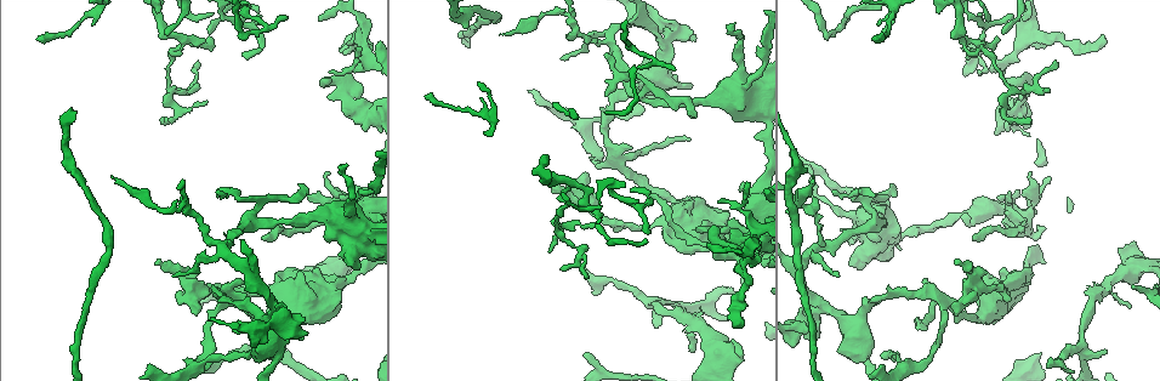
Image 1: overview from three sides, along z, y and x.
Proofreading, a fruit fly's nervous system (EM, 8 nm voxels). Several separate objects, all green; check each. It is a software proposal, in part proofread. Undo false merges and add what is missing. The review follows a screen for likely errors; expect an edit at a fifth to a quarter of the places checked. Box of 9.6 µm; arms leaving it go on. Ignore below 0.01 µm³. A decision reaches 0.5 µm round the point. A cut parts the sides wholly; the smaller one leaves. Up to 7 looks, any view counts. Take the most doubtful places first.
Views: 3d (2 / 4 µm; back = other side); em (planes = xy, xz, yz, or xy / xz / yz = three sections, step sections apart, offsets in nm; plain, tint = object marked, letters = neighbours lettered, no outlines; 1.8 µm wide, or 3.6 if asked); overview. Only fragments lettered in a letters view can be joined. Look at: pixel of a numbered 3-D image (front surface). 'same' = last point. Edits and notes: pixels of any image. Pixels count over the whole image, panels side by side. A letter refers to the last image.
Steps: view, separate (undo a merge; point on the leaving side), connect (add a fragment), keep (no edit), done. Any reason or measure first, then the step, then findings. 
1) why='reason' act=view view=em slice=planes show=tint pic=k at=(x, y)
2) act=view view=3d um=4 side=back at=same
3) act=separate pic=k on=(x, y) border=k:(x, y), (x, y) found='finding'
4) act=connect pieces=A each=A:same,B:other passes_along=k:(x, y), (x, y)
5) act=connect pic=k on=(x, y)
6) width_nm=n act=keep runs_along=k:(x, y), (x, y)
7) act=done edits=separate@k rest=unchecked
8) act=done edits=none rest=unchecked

why='abrupt turn' act=view view=3d um=4 side=back pic=1 at=(358, 229)

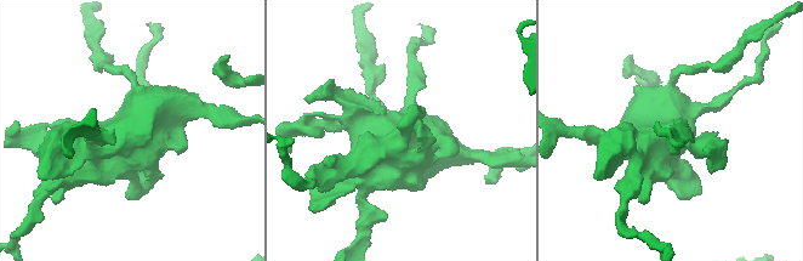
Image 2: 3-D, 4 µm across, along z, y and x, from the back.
why='need the tissue' act=view view=em um=3.6 slice=planes show=letters at=same

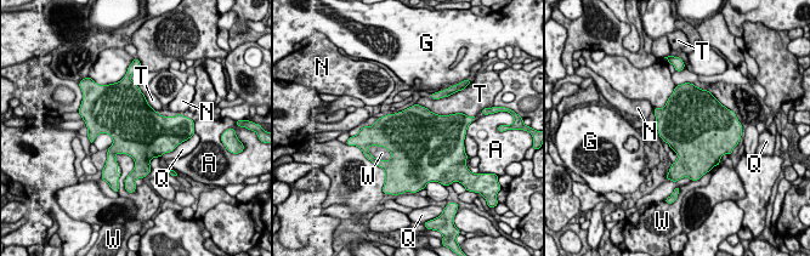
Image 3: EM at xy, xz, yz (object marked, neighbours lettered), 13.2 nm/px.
act=keep each=A:other,G:other,N:other,Q:other,T:other,W:other border=3:(117, 152), (134, 160), (131, 171) found='all the same cell'

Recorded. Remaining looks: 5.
why='branch stops here' act=view view=3d um=2 side=back pic=1 at=(1105, 352)

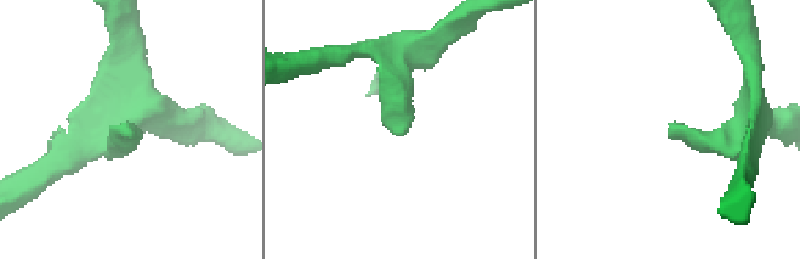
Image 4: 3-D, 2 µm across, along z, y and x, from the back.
why='now the EM' act=view view=em slice=planes show=letters pic=4 at=(390, 131)

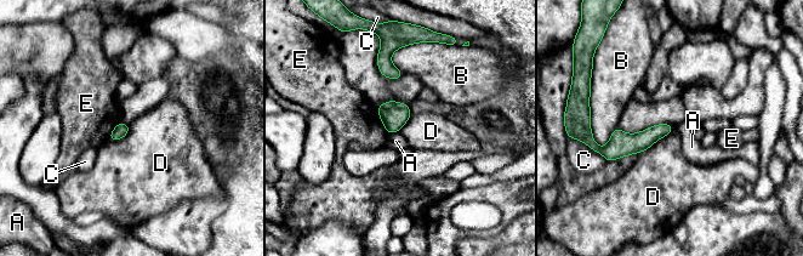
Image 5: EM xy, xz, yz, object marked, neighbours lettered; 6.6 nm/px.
act=keep each=A:other,B:other,C:other,D:other,E:other runs_along=5:(668, 128), (639, 142), (603, 151) found='none of them fits'

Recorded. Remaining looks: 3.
why='thin end' act=view view=3d um=4 pic=1 at=(590, 222)

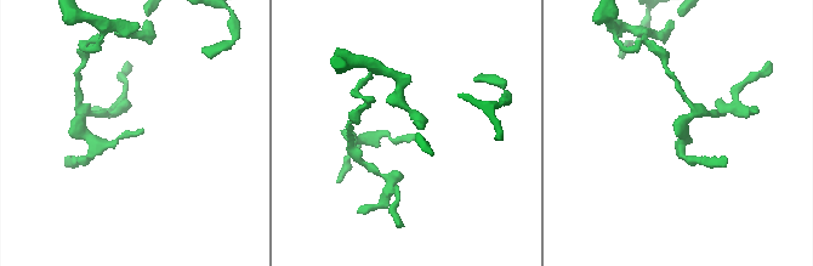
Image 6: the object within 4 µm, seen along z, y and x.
act=view view=em slice=yz step=16 show=tint pic=6 at=(141, 131)

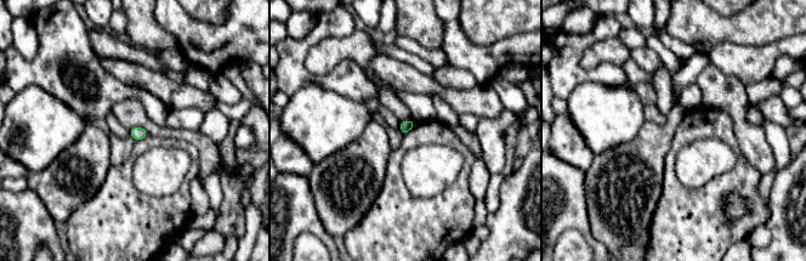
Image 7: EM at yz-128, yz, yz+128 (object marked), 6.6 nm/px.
why='another direction' act=view view=em slice=planes show=letters at=same

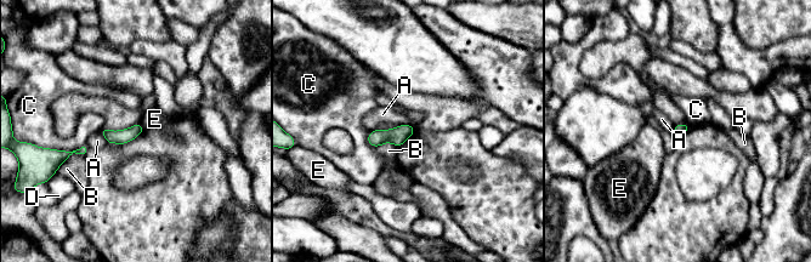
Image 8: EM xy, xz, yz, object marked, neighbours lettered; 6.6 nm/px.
act=keep each=A:other,B:other,C:other,D:other,E:other border=8:(98, 131), (107, 144) found='no lettered fragment goes on from it'

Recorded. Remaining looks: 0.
act=done edits=none rest=unchecked

